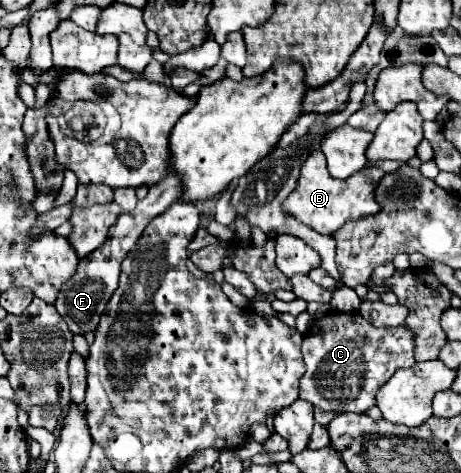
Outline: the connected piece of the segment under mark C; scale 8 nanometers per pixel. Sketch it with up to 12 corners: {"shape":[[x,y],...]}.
{"shape":[[323,314],[303,336],[299,398],[365,412],[415,366],[407,326]]}

